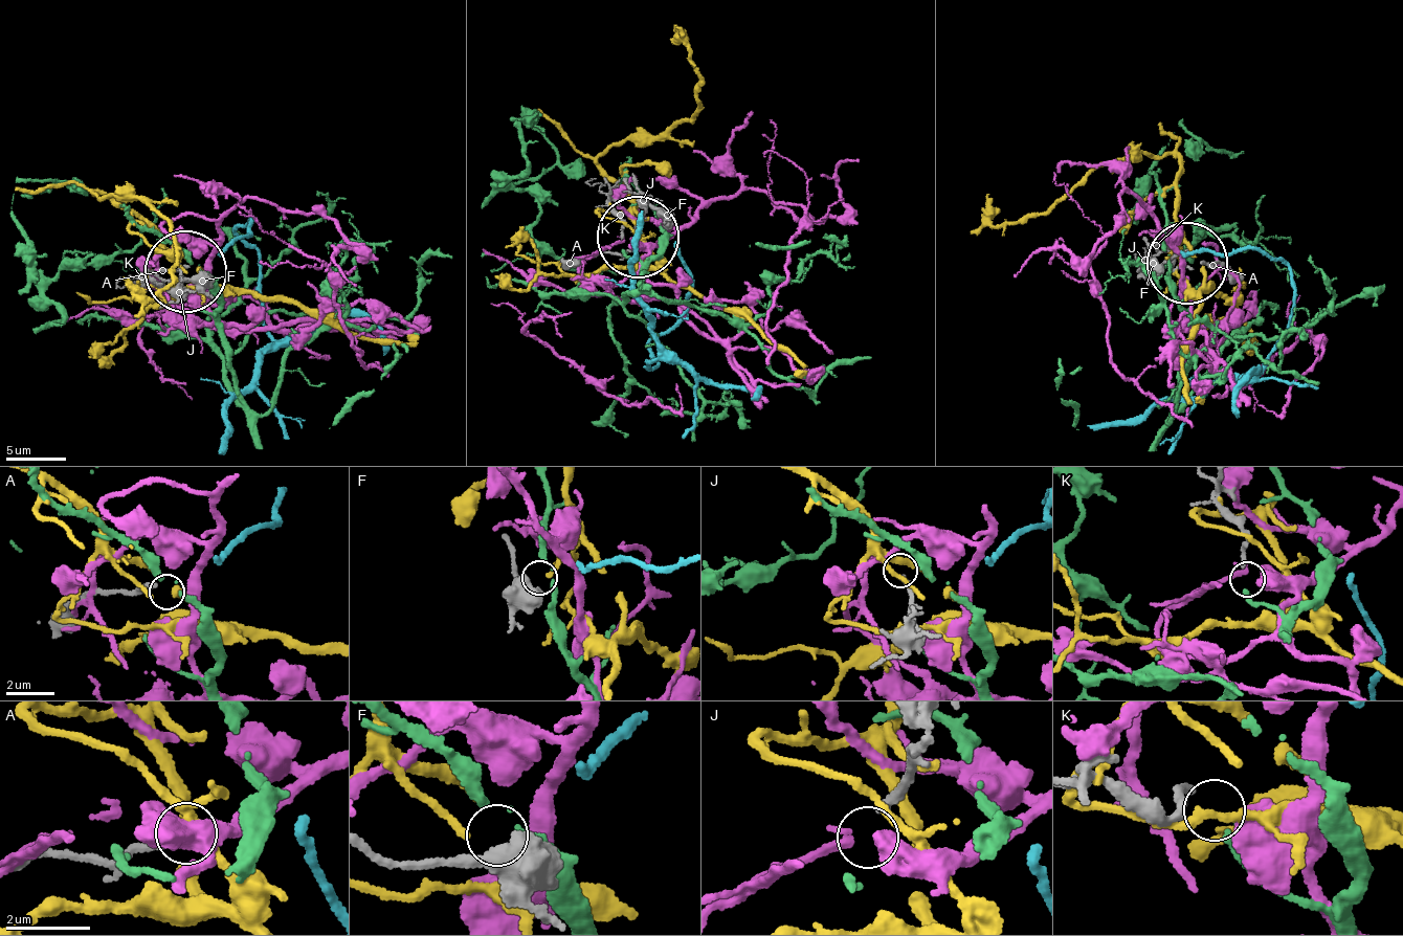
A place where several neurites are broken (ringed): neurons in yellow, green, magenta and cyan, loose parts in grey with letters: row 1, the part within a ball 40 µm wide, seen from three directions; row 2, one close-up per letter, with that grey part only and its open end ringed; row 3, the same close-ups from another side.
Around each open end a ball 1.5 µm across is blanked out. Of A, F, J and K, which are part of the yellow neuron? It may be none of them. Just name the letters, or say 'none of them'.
F

